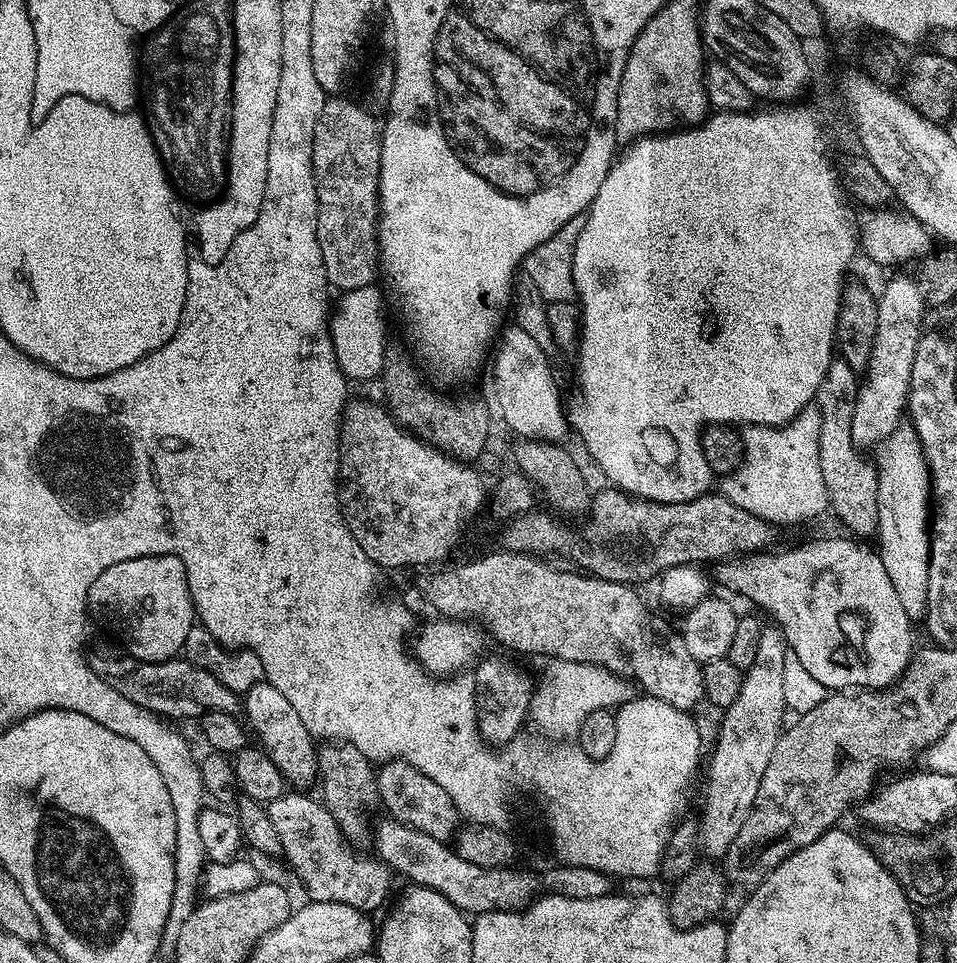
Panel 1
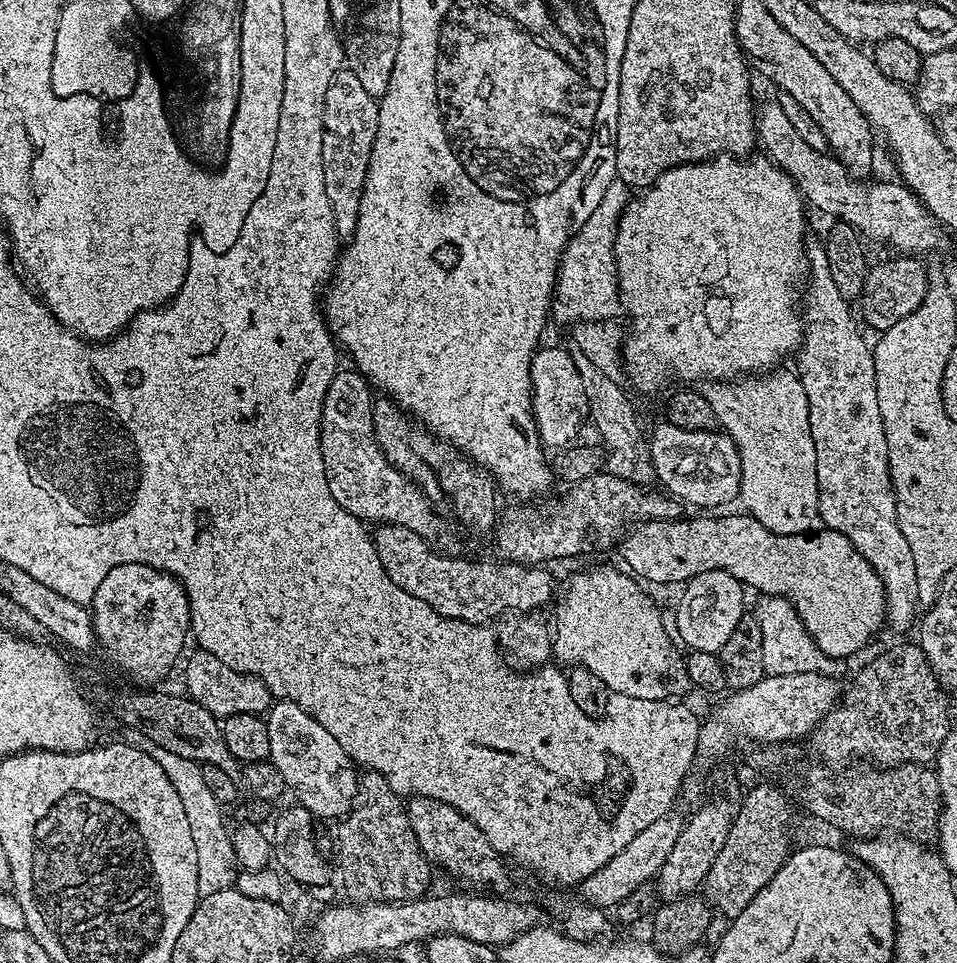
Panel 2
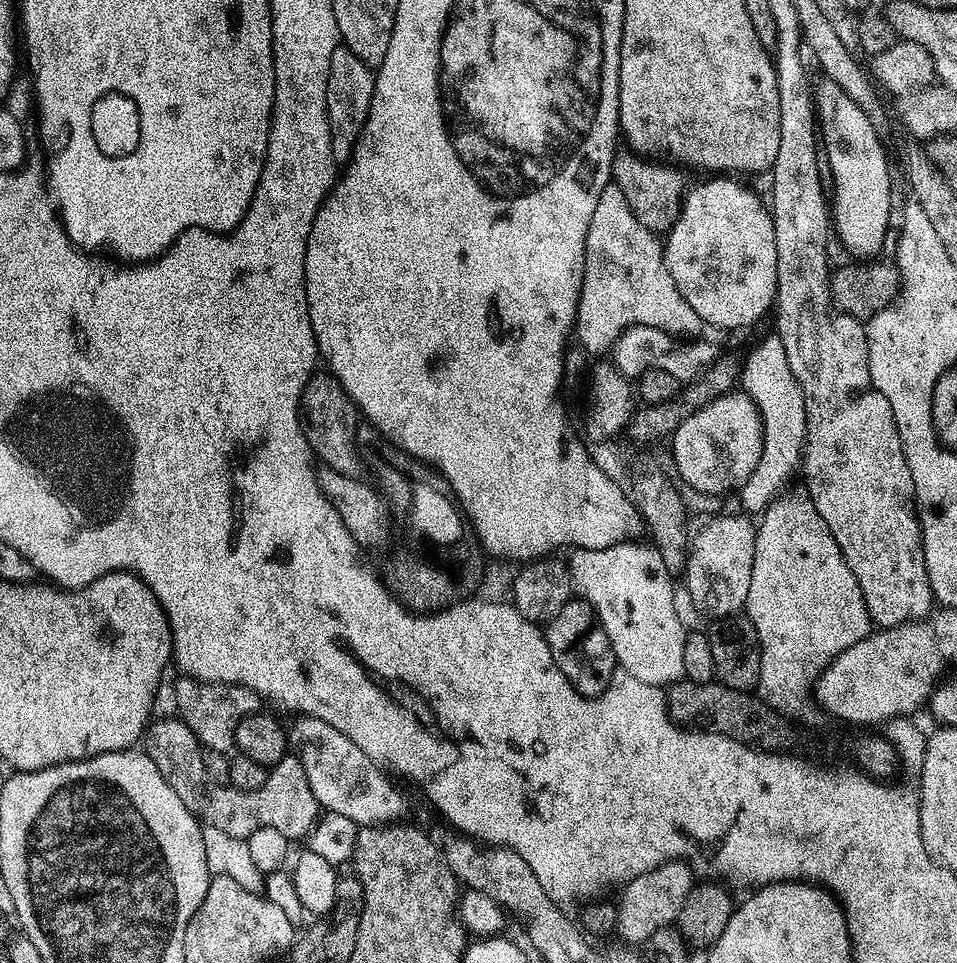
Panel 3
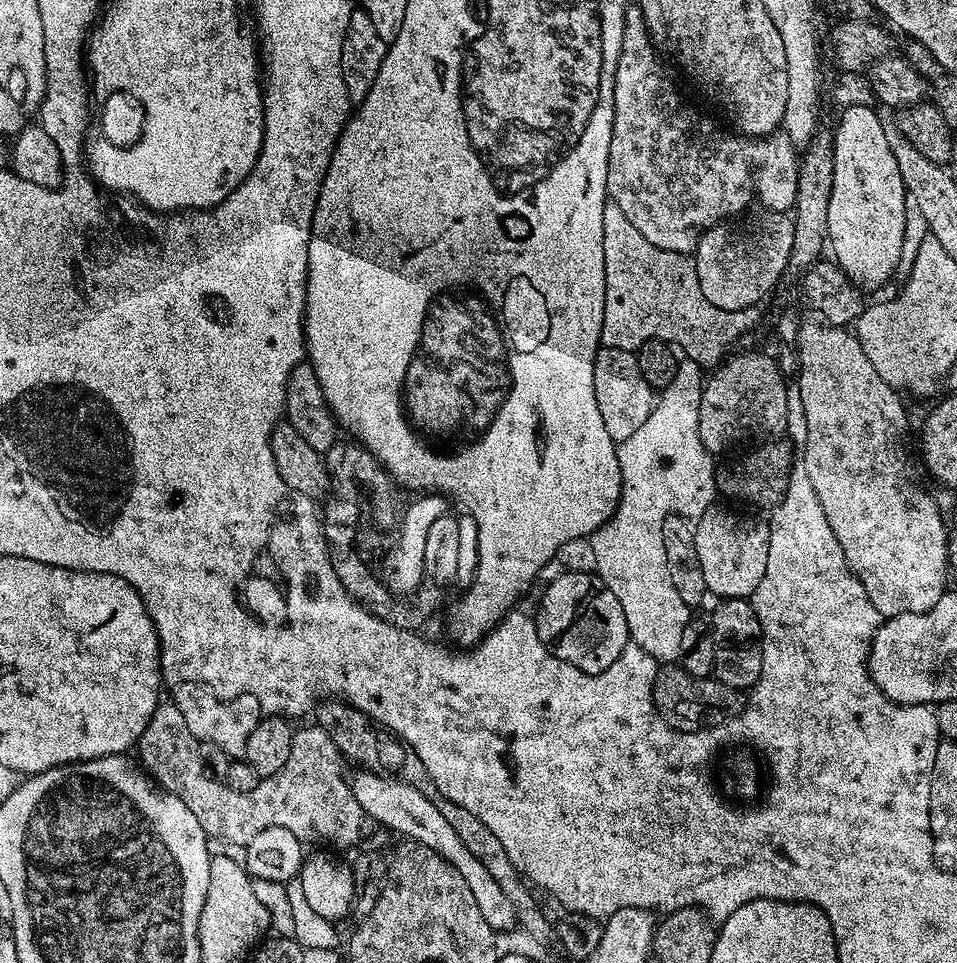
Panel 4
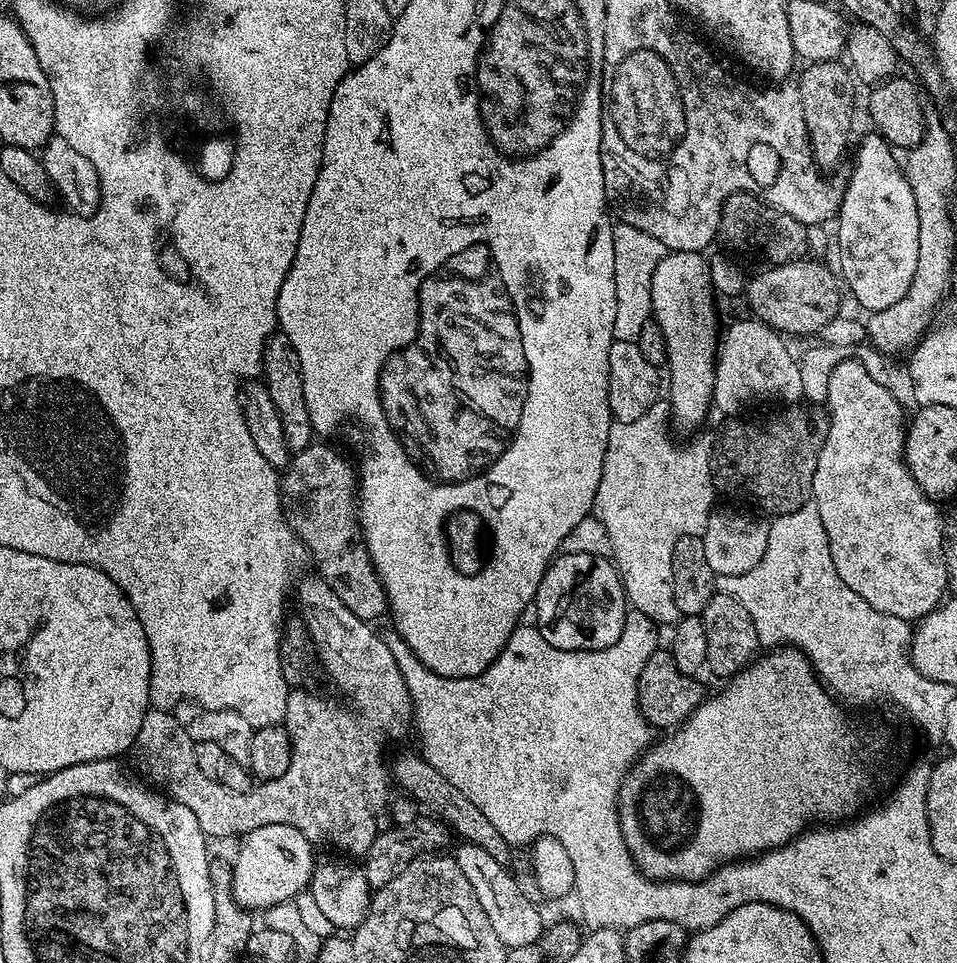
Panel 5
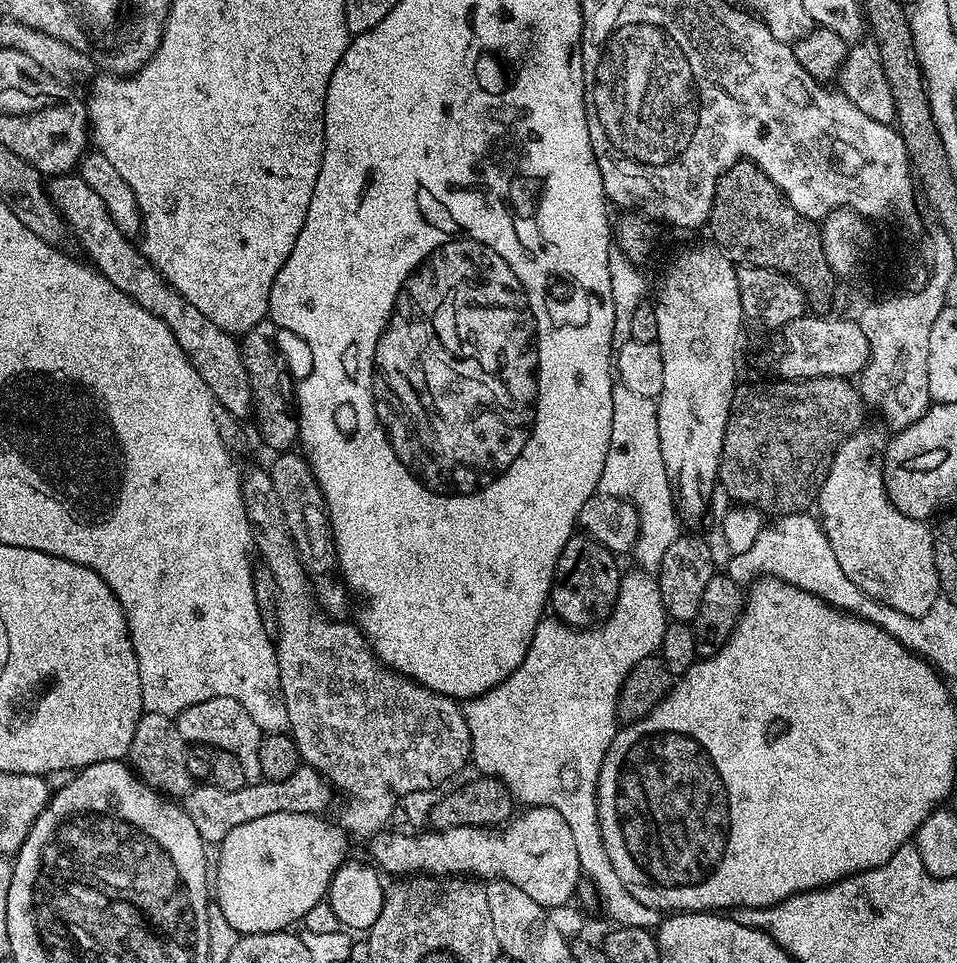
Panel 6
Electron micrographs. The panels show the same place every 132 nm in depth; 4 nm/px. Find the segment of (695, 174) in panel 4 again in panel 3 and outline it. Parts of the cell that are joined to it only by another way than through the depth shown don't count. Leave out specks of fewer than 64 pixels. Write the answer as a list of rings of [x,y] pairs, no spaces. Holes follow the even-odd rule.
[[[631,150],[617,151],[612,162],[612,180],[620,187],[622,194],[626,194],[626,202],[630,202],[634,218],[657,234],[667,233],[680,217],[682,197],[686,192],[685,185],[680,185],[680,172],[681,169],[671,163],[637,156]]]

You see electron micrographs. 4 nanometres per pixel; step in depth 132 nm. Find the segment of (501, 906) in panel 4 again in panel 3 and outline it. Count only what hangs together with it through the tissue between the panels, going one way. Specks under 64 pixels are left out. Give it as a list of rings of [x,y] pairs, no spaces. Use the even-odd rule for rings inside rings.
[[[300,716],[287,729],[291,751],[302,762],[306,782],[325,813],[333,812],[350,818],[359,826],[390,824],[401,819],[408,804],[404,796],[388,781],[389,773],[374,763],[346,734],[326,726],[313,716]]]

